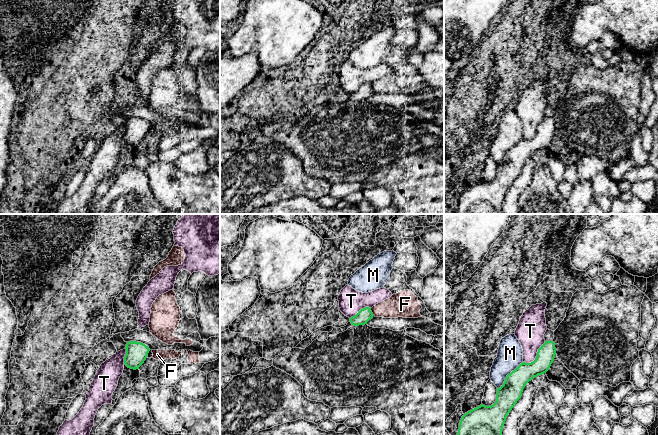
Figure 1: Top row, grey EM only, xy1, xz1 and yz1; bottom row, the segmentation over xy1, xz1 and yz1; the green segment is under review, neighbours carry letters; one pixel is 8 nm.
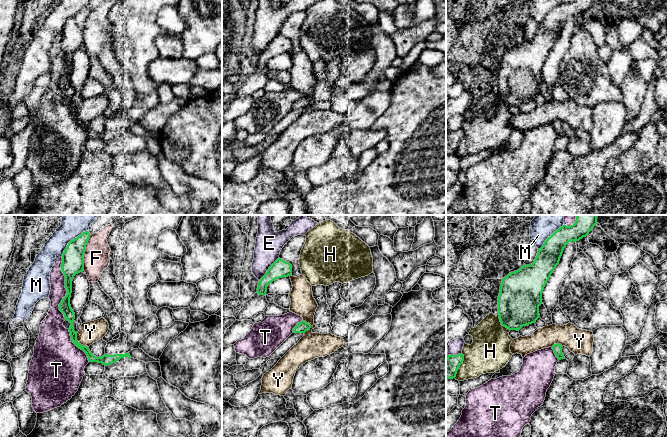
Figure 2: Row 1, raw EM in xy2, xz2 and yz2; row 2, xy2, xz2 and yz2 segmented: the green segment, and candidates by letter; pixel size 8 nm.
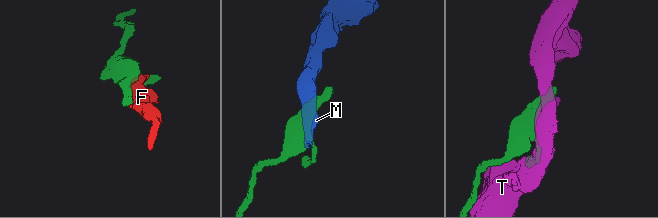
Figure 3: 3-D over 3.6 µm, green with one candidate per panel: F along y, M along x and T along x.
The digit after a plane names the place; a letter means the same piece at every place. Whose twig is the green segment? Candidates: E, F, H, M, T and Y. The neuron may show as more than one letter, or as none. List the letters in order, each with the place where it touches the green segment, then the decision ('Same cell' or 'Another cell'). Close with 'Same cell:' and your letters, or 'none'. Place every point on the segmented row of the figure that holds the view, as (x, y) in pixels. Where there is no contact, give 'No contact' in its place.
E: Touches green at xz2 (268, 269). Another cell
F: Touches green at xy2 (84, 253). Another cell
H: Touches green at yz2 (501, 323). Another cell
M: Touches green at xy2 (71, 240). Another cell
T: Touches green at xy2 (65, 287). Another cell
Y: Touches green at xy2 (78, 342). Another cell
Same cell: none

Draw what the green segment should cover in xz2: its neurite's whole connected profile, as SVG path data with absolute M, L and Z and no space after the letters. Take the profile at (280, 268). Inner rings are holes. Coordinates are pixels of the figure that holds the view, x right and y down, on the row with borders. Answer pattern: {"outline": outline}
{"outline": "M278 258L267 270L266 274L258 283L257 293L266 295L267 287L276 279L292 275L292 265L283 259Z"}

